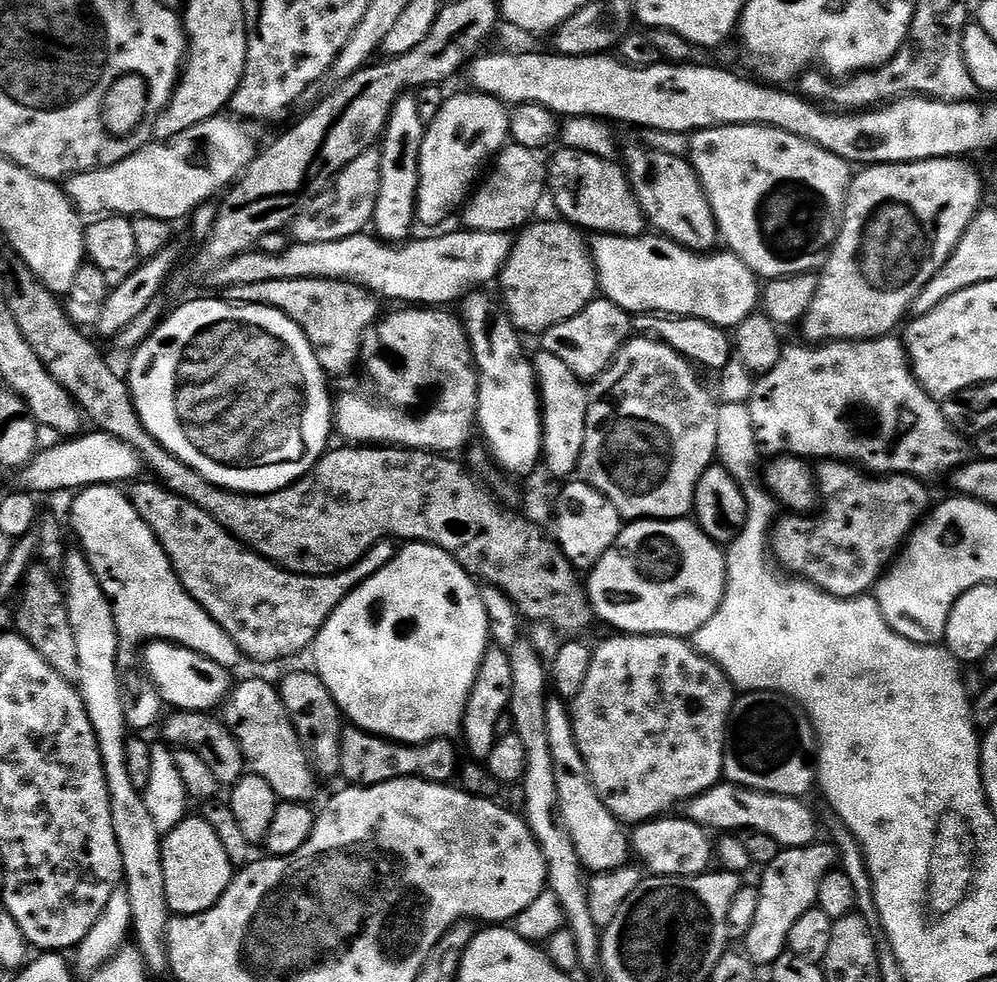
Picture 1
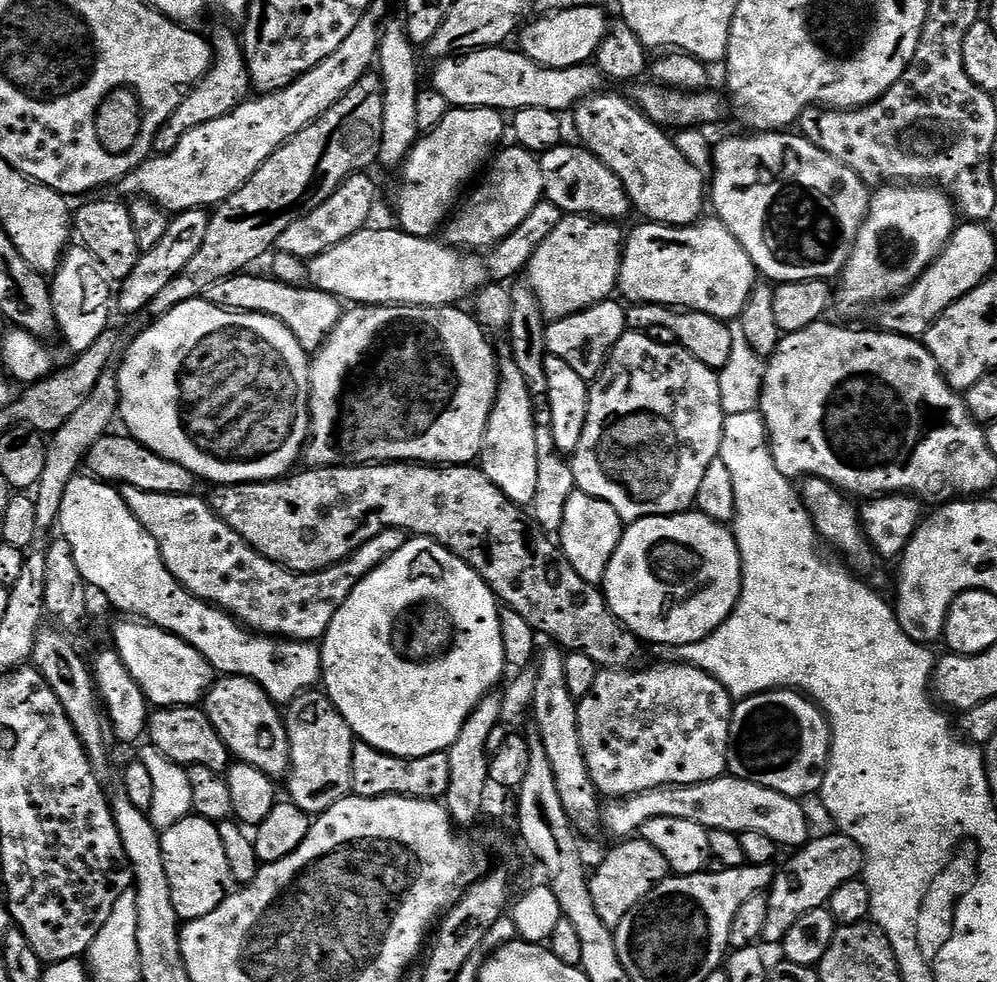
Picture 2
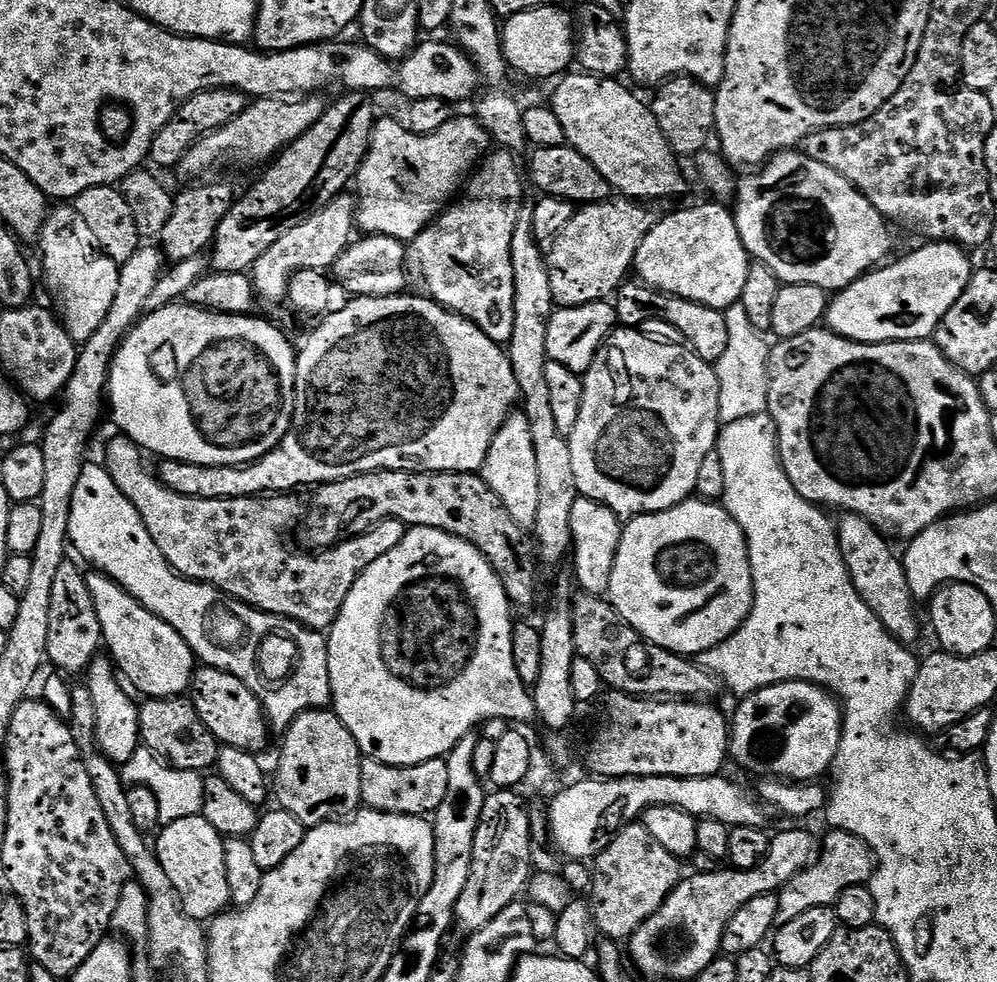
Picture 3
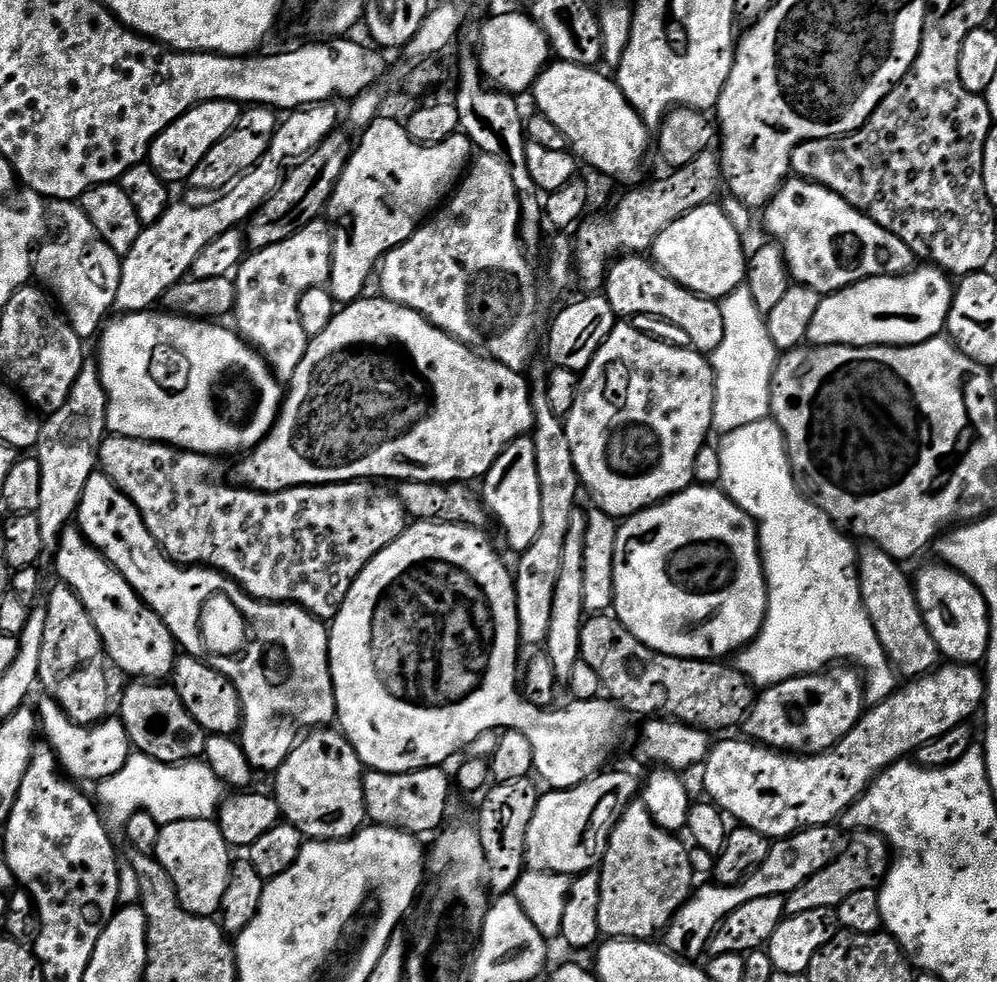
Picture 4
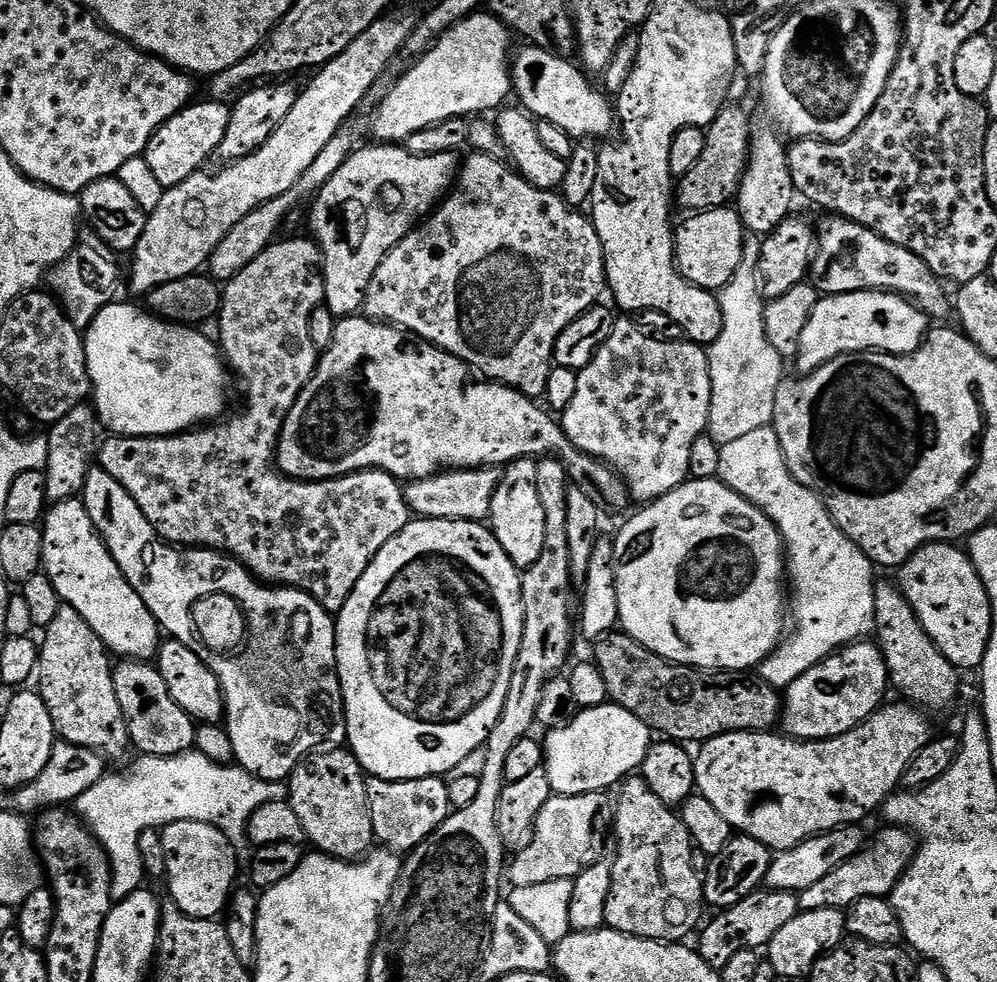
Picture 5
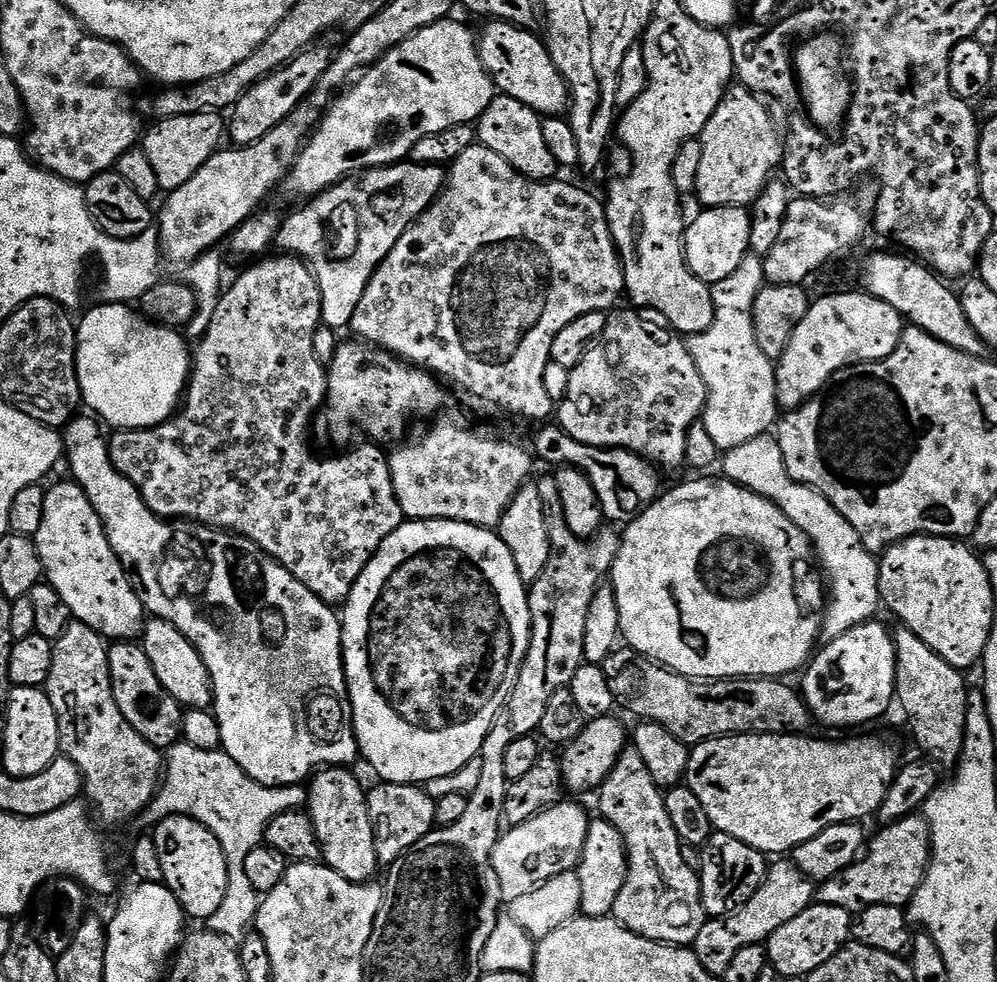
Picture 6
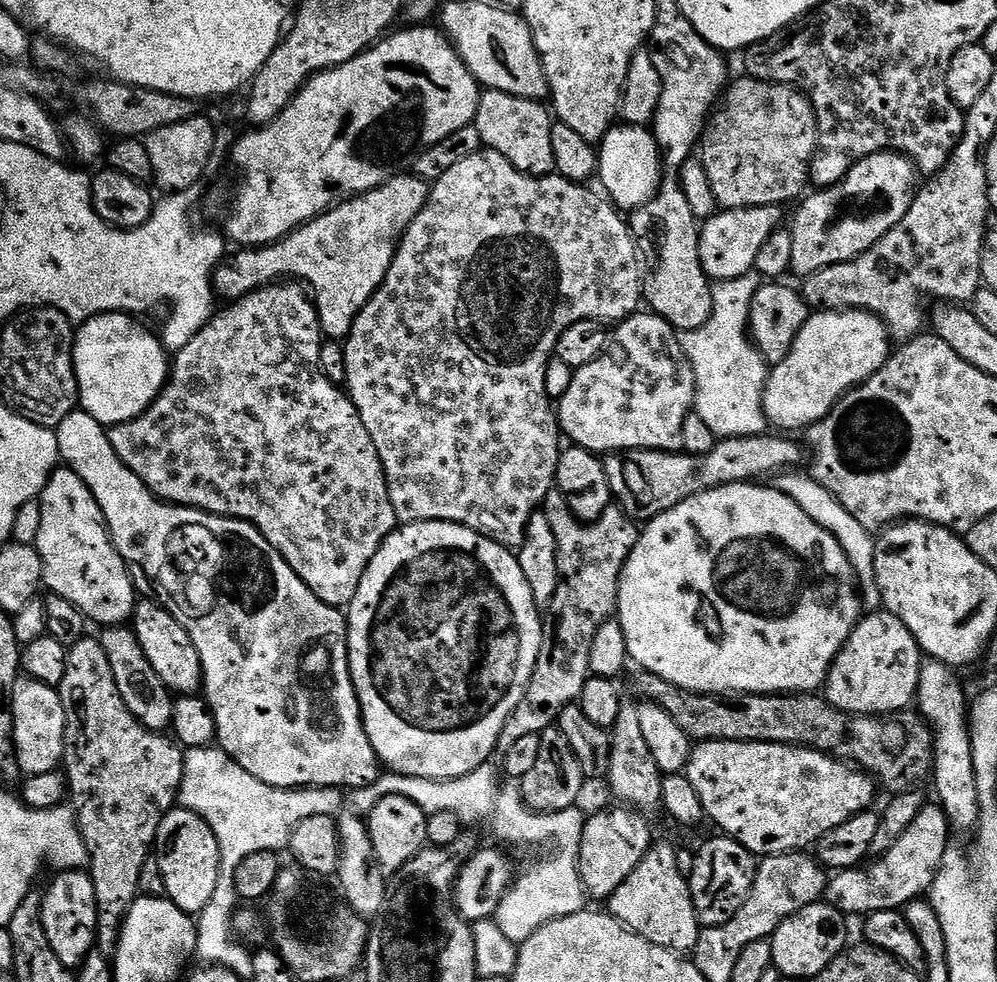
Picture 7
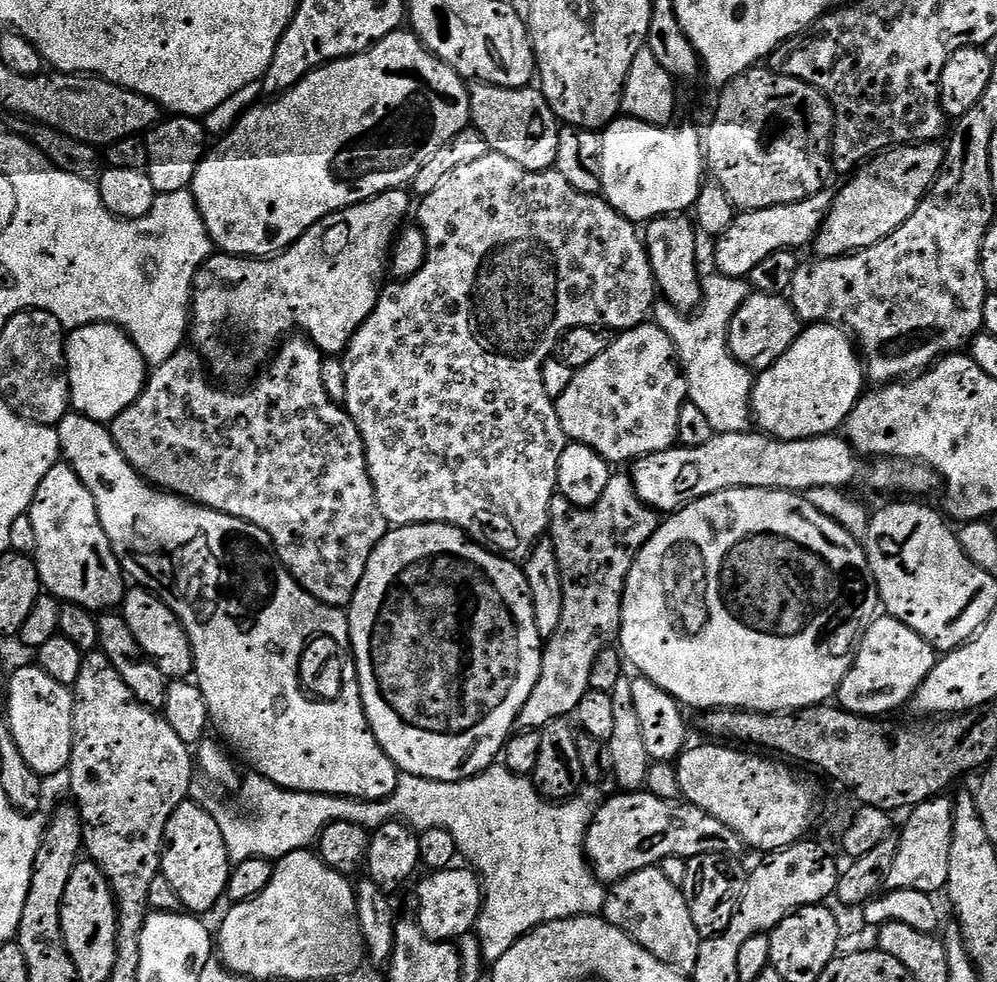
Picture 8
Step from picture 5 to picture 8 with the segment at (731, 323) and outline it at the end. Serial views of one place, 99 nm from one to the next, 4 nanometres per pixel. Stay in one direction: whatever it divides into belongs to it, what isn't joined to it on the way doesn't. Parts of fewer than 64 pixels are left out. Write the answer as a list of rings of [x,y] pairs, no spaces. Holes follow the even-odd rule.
[[[711,275],[703,277],[704,299],[695,314],[681,314],[673,304],[660,302],[654,308],[654,323],[670,334],[688,383],[688,400],[706,414],[713,433],[746,432],[753,423],[751,399],[754,376],[730,354],[728,331],[750,288],[743,279]]]

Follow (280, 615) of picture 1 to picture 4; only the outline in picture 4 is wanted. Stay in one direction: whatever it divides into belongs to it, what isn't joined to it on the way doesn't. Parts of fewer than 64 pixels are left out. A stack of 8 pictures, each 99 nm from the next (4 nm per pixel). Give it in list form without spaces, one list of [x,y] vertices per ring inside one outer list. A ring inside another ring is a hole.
[[[115,434],[105,435],[100,455],[98,457],[99,471],[105,476],[109,476],[118,486],[130,502],[142,514],[142,522],[146,522],[146,530],[158,542],[158,546],[178,564],[185,566],[203,566],[205,568],[215,568],[217,572],[222,572],[231,580],[236,581],[244,591],[249,592],[255,600],[266,600],[270,604],[299,604],[305,608],[311,616],[316,616],[325,622],[331,622],[336,619],[338,610],[350,594],[350,586],[358,578],[360,571],[371,562],[375,556],[390,542],[394,542],[409,527],[410,517],[408,511],[404,509],[404,503],[401,502],[399,495],[383,496],[380,492],[375,492],[368,482],[349,482],[347,484],[314,484],[307,488],[287,488],[281,492],[255,492],[252,488],[242,488],[233,486],[231,483],[219,484],[218,481],[212,480],[216,476],[217,461],[210,456],[204,456],[201,452],[186,452],[179,448],[173,448],[166,444],[157,444],[154,440],[135,440],[129,436],[118,436]]]

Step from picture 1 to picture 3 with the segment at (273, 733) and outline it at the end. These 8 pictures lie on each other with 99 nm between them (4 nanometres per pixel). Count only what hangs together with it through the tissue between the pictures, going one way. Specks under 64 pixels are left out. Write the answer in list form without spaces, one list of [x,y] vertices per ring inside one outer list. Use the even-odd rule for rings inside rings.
[[[207,666],[197,667],[192,678],[190,699],[198,710],[198,718],[206,722],[210,734],[214,734],[214,738],[223,747],[260,754],[267,746],[270,725],[264,714],[264,707],[258,702],[254,690],[250,690],[250,686],[246,686],[246,682],[242,682],[234,674]]]

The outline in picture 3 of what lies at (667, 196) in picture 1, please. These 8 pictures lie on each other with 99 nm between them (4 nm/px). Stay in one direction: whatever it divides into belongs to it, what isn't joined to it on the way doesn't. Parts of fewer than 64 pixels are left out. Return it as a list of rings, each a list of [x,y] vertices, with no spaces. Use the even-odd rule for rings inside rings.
[[[568,74],[559,81],[550,100],[558,122],[562,122],[565,141],[582,153],[590,163],[606,178],[606,182],[621,197],[637,202],[664,200],[667,196],[680,196],[684,192],[684,176],[680,173],[678,157],[666,142],[651,107],[644,104],[619,79],[604,79],[601,76]]]

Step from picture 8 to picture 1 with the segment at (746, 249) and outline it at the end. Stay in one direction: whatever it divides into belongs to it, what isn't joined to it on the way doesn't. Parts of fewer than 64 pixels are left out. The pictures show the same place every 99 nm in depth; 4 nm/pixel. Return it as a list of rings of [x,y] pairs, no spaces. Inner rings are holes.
[[[600,234],[591,241],[590,247],[596,259],[603,299],[614,302],[629,314],[663,314],[705,320],[725,330],[735,330],[746,317],[757,311],[762,296],[758,277],[749,270],[746,262],[727,250],[697,254],[659,234]]]

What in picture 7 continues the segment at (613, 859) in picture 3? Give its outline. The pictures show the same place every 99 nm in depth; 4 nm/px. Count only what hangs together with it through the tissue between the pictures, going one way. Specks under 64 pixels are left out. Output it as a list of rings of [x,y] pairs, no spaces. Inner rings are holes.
[[[621,703],[618,710],[618,722],[610,729],[611,748],[609,750],[609,768],[606,783],[612,787],[612,792],[617,796],[621,805],[637,810],[654,810],[660,808],[662,798],[662,782],[664,773],[658,770],[658,762],[653,756],[640,729],[638,707],[635,703]],[[653,843],[652,849],[644,855],[642,862],[638,862],[630,878],[626,878],[626,882],[622,882],[622,886],[618,886],[618,890],[614,890],[614,894],[606,901],[606,908],[619,924],[623,924],[625,928],[638,934],[646,942],[669,948],[677,954],[688,954],[698,942],[702,925],[694,910],[688,878],[683,877],[678,870],[675,854],[676,848],[673,845]]]

